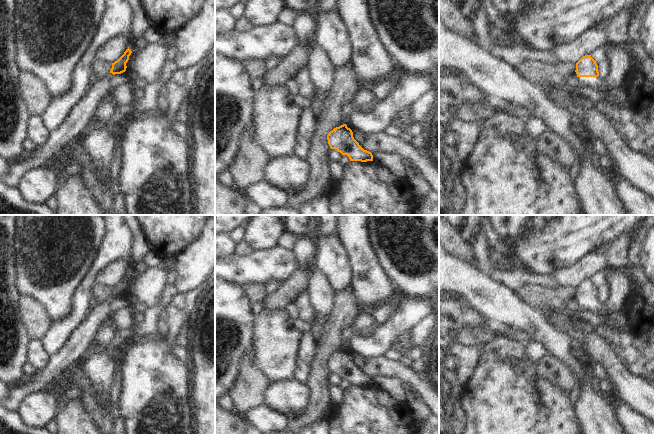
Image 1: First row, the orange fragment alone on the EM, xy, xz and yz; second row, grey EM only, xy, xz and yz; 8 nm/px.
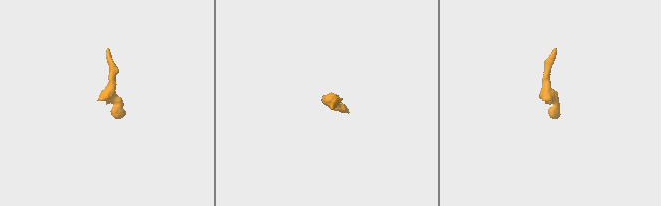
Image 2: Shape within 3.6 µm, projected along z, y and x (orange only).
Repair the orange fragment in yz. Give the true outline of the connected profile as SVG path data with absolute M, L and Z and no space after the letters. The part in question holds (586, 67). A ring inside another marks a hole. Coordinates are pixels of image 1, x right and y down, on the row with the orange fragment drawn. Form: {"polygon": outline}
{"polygon": "M607 44L606 54L610 60L611 72L606 79L599 76L598 65L591 55L583 56L576 63L574 75L578 79L578 90L583 86L598 88L603 92L620 87L625 80L631 66L629 64L629 55L619 45Z"}

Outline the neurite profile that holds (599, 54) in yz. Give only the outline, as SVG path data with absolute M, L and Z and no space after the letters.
M598 47L594 49L590 55L598 65L599 77L606 79L611 72L611 68L607 61L606 47Z

